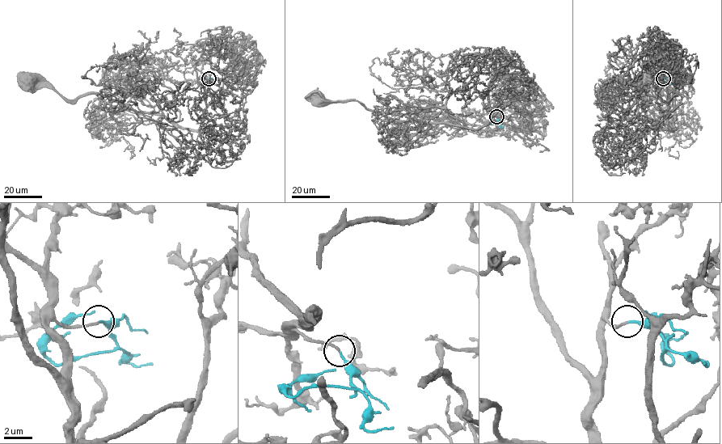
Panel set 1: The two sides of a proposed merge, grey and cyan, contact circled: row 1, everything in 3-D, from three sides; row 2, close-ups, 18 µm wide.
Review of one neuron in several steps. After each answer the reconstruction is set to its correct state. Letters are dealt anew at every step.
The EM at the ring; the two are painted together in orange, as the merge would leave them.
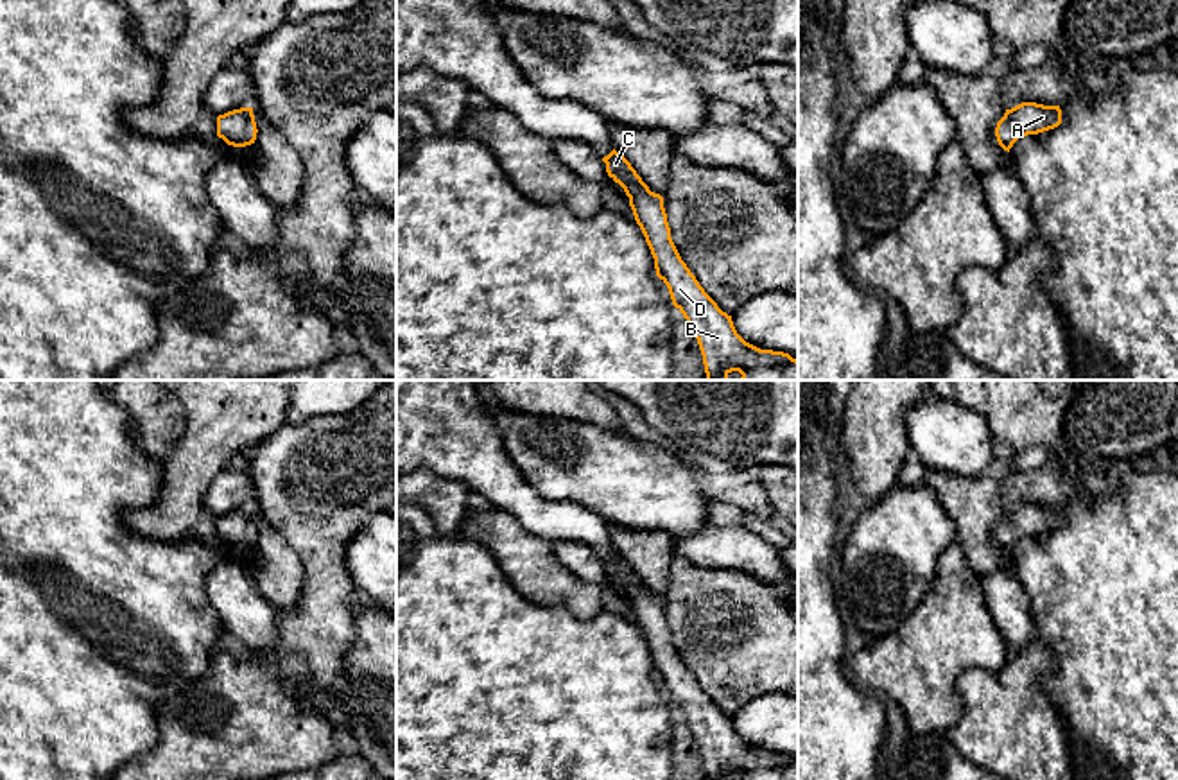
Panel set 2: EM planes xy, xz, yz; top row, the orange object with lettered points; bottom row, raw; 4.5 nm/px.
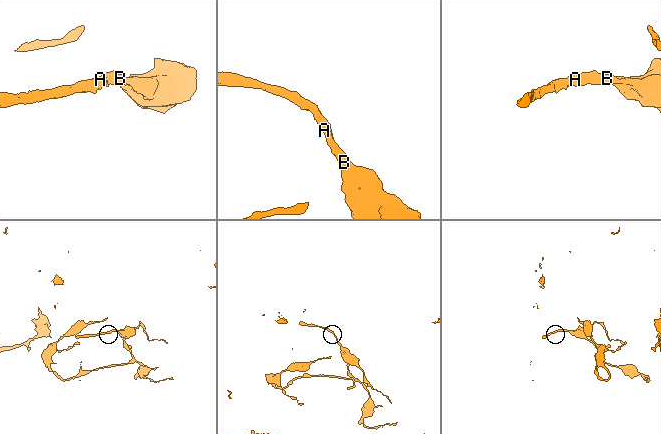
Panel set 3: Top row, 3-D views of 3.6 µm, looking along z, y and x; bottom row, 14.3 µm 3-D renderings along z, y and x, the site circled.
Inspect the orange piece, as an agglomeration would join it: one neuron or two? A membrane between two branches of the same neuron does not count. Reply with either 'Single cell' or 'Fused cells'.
Single cell

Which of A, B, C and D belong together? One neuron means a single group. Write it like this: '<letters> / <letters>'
A B C D

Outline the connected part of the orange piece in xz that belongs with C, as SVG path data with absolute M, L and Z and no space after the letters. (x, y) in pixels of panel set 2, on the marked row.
M615 149L602 161L608 176L629 197L635 221L654 258L656 276L667 285L672 305L683 314L697 339L706 380L730 380L732 371L742 375L735 380L798 380L796 359L746 342L737 334L732 316L723 312L699 285L671 238L663 197L651 192Z

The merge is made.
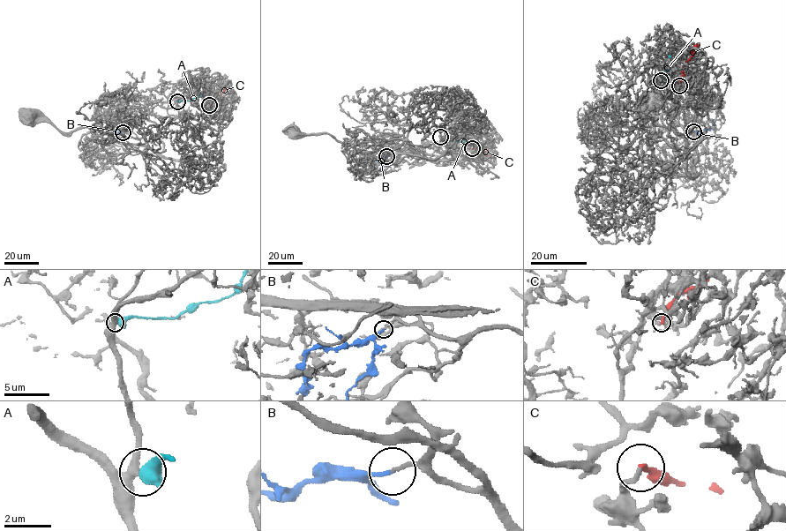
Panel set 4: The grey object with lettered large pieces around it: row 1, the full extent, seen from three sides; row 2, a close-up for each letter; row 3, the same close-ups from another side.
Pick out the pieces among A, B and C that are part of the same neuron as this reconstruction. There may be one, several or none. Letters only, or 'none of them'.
B

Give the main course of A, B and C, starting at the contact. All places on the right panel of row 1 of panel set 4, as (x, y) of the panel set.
A: (661, 80), (669, 77), (666, 68), (669, 55)
B: (693, 132), (699, 134), (706, 131), (714, 119)
C: (679, 86), (692, 52), (699, 45)

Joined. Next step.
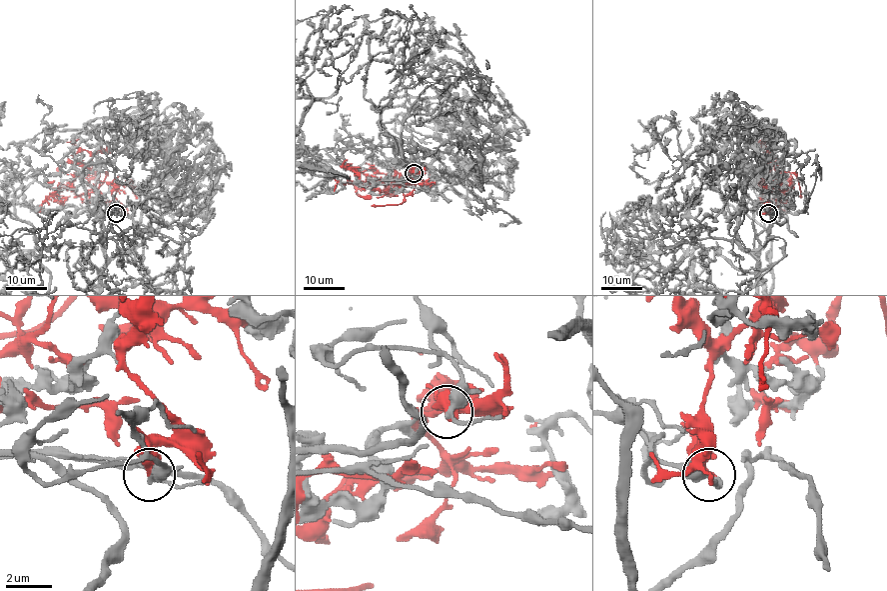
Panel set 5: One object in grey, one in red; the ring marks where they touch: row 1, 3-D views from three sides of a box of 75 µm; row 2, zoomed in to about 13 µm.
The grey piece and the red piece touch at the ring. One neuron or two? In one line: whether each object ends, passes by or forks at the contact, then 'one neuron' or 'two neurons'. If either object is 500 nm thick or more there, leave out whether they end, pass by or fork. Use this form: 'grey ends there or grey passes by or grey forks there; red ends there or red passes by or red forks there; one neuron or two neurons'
grey passes by; red passes by; two neurons

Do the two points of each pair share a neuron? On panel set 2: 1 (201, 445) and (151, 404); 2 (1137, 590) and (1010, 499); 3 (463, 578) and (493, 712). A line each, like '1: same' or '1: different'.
1: different
2: different
3: same

